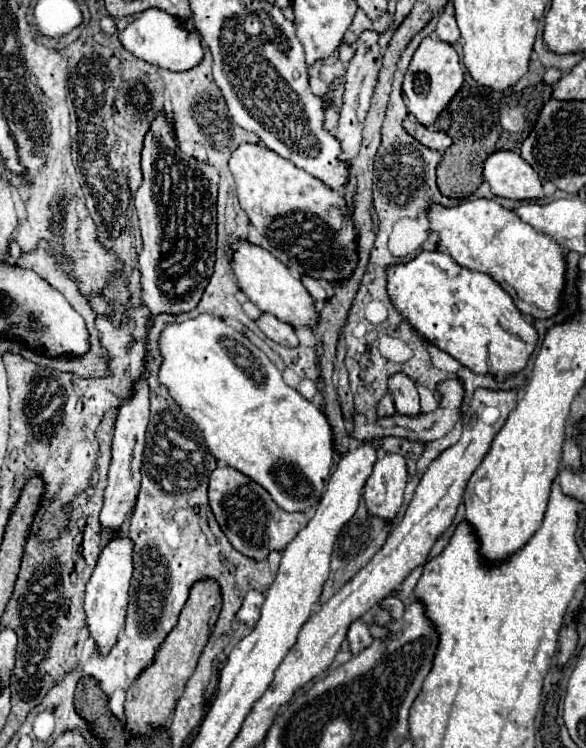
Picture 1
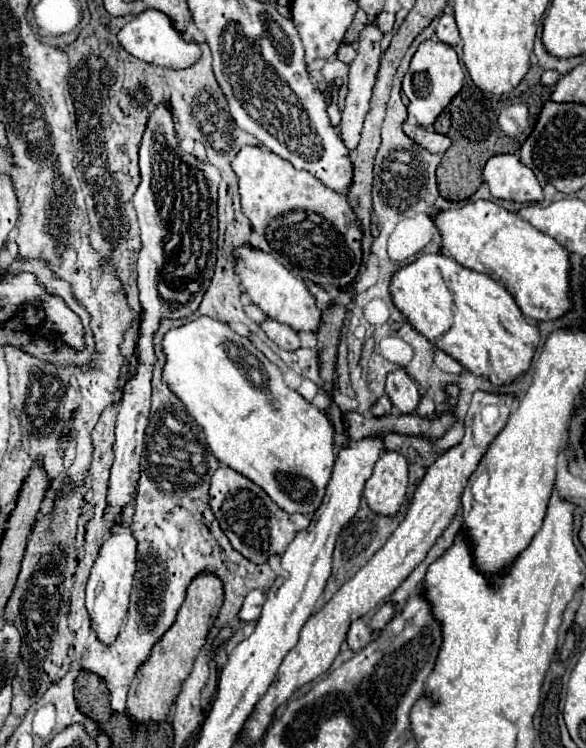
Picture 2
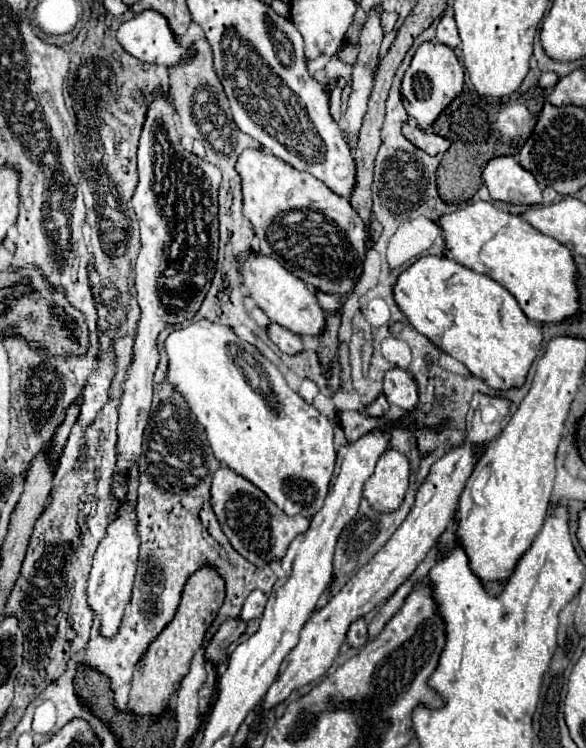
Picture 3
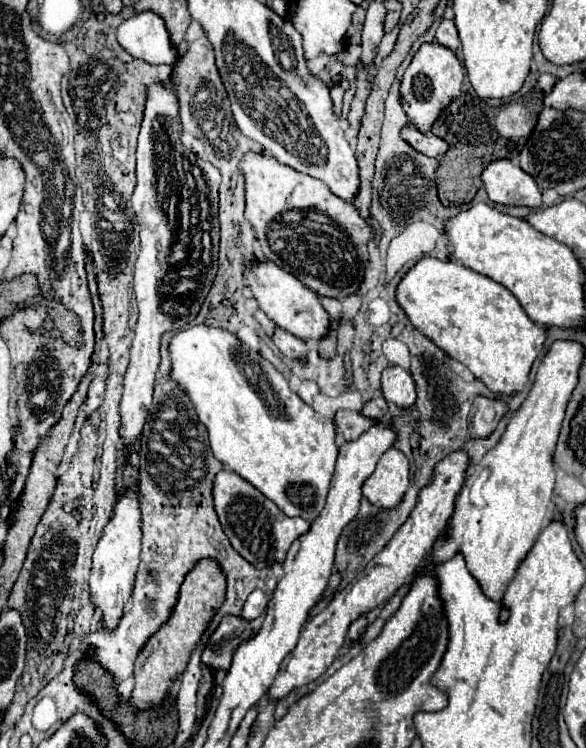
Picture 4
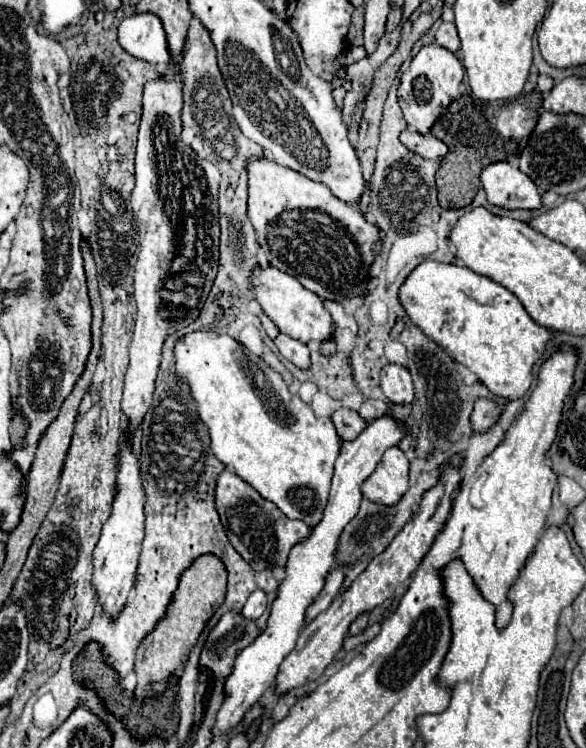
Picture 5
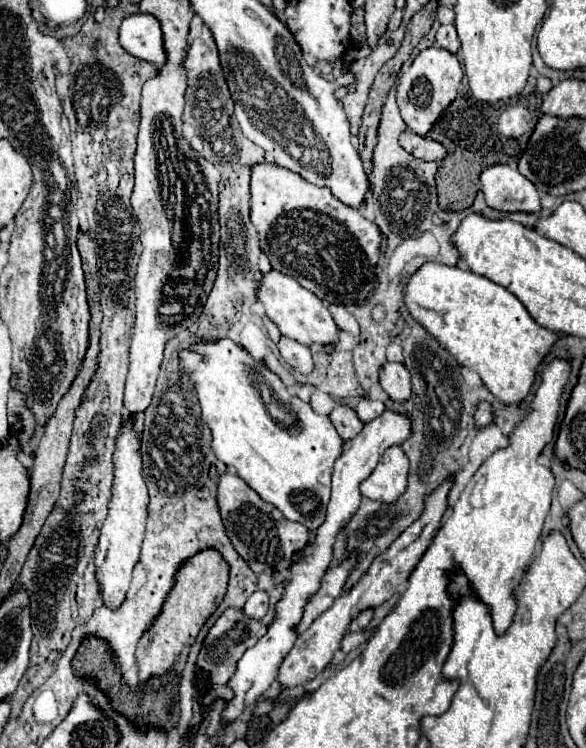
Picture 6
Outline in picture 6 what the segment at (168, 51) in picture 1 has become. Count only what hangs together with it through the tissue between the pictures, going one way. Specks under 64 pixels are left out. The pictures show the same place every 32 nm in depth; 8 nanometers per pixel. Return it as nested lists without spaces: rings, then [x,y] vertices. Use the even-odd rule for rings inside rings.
[[[136,12],[126,16],[122,20],[122,44],[126,44],[126,52],[140,60],[156,66],[166,62],[160,22],[152,14]]]

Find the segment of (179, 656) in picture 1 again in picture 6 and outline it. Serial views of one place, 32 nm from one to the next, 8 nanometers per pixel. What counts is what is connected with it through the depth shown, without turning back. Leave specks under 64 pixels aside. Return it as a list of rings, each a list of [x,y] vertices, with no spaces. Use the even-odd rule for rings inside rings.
[[[214,548],[196,552],[196,556],[190,556],[178,568],[176,584],[172,586],[172,592],[168,592],[168,600],[164,602],[160,616],[156,616],[152,628],[148,628],[138,642],[136,660],[140,666],[140,682],[146,682],[152,676],[162,676],[178,662],[184,644],[194,642],[202,624],[222,602],[228,586],[228,572],[230,572],[228,562]]]

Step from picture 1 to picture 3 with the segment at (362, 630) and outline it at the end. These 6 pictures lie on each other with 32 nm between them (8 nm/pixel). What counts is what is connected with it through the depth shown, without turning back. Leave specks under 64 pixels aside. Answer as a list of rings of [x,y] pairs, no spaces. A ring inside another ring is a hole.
[[[358,618],[356,622],[352,622],[350,630],[348,630],[348,644],[350,646],[364,646],[366,644],[366,620]]]

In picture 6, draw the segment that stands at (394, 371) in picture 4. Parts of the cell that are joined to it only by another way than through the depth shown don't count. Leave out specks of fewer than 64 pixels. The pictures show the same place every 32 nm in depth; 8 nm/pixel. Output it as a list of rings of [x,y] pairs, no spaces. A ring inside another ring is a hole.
[[[384,362],[380,368],[380,384],[392,400],[410,398],[410,372],[402,362]]]

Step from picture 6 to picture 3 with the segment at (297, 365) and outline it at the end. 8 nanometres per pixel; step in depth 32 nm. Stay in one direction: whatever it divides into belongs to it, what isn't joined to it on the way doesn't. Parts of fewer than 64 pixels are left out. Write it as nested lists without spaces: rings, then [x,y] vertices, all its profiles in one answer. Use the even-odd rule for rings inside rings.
[[[278,324],[268,326],[268,336],[270,336],[270,340],[272,340],[284,354],[294,356],[296,352],[302,352],[302,350],[304,350],[300,336],[292,334],[290,330],[286,330],[286,328],[278,326]]]

